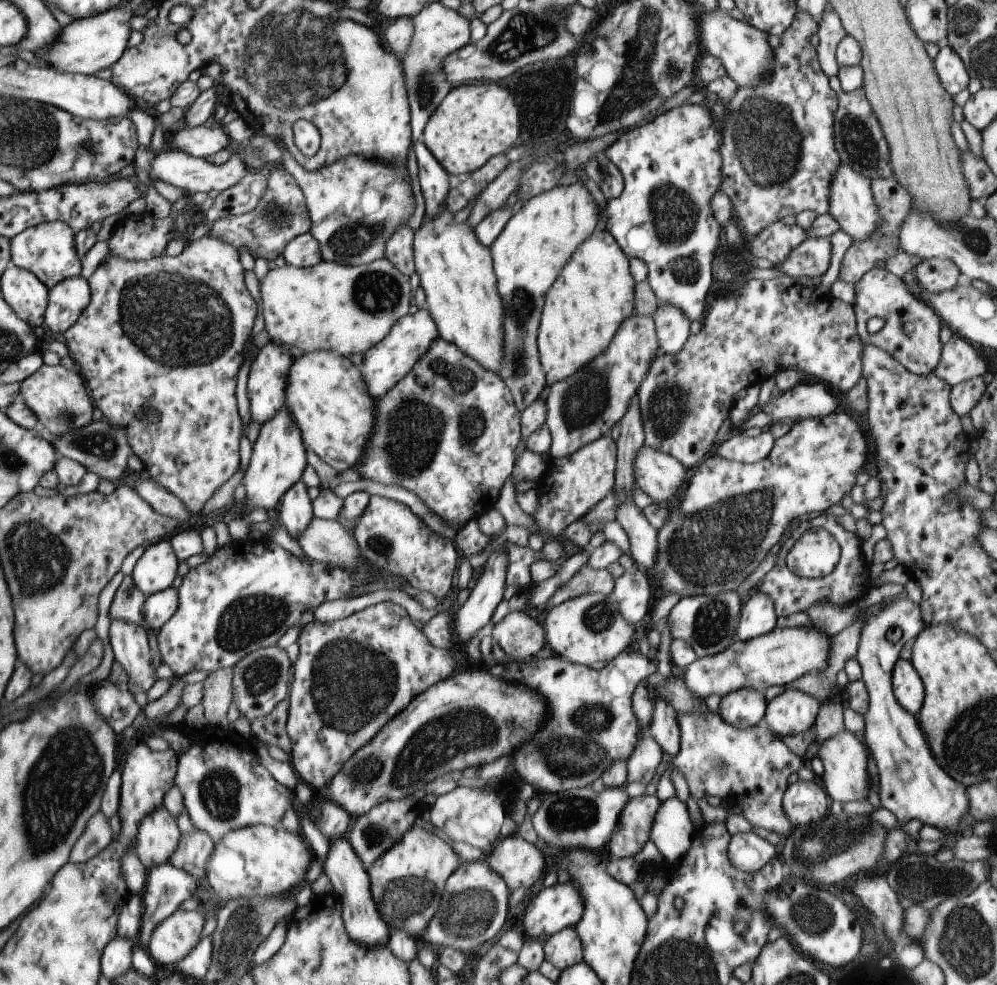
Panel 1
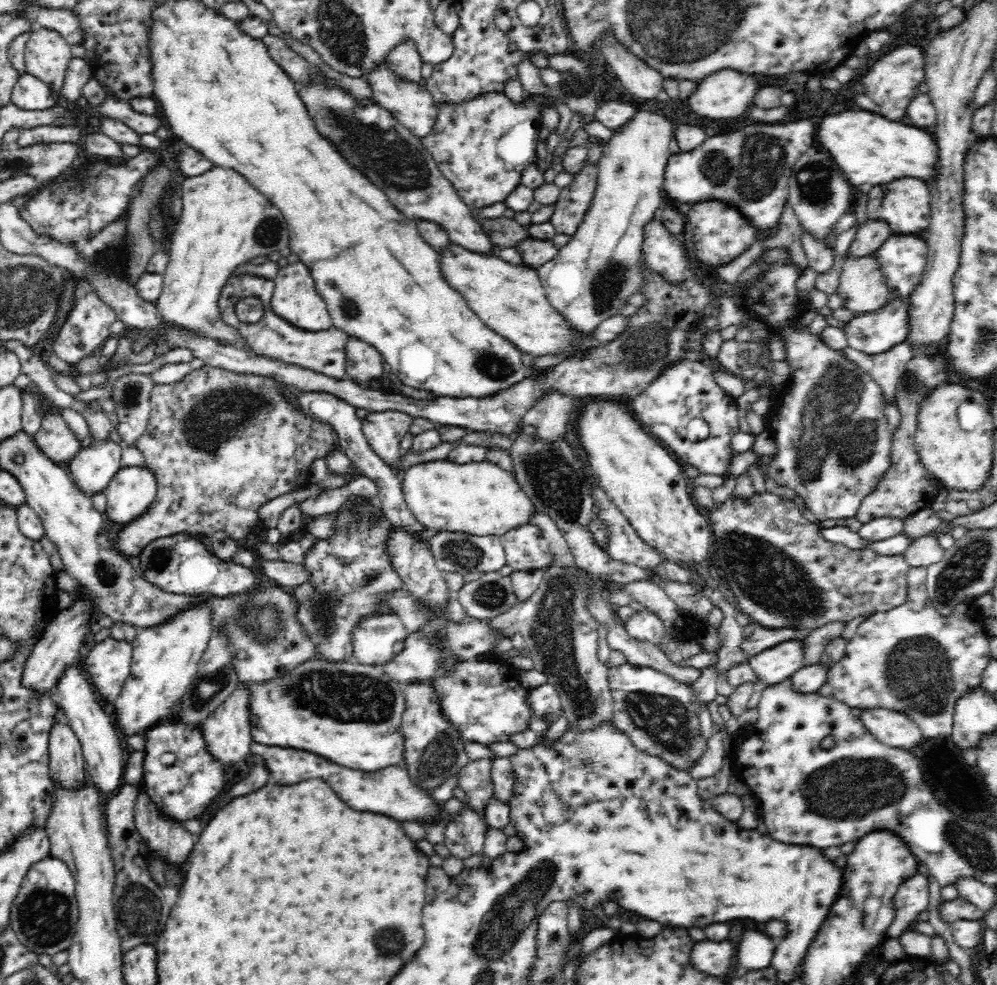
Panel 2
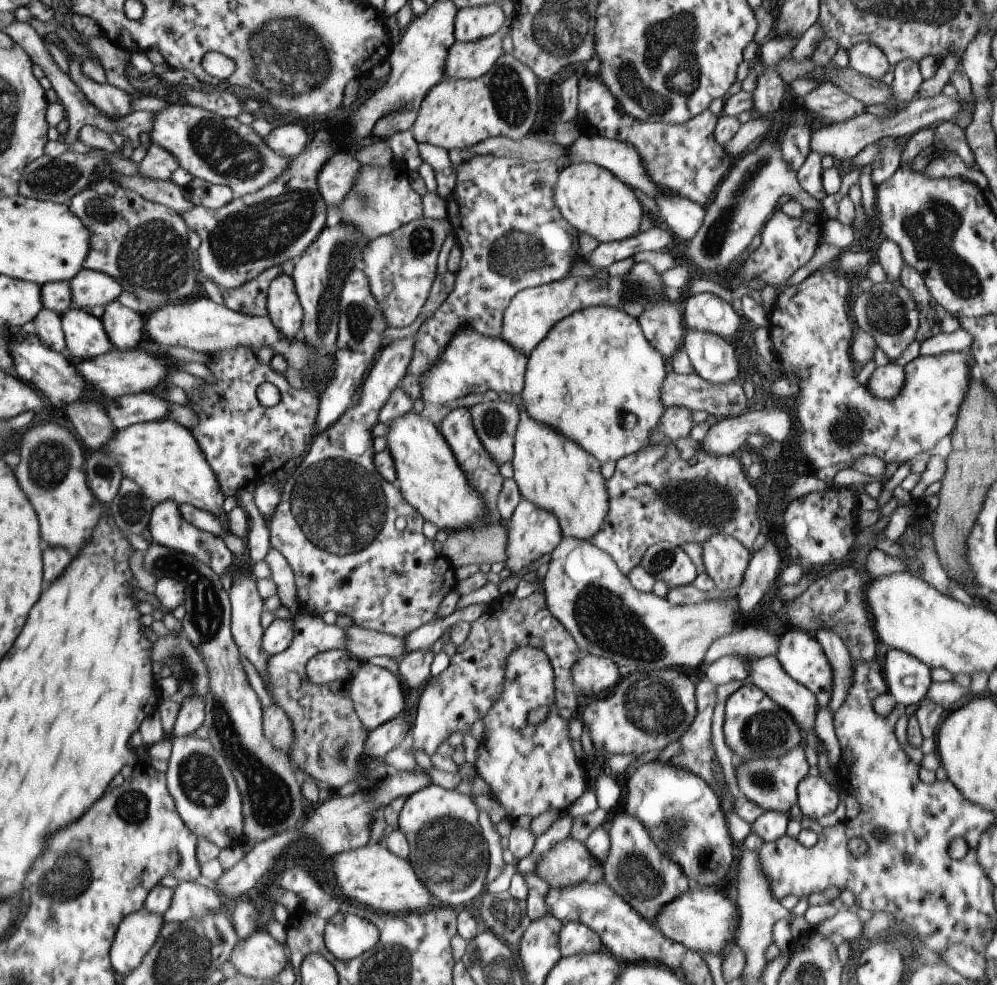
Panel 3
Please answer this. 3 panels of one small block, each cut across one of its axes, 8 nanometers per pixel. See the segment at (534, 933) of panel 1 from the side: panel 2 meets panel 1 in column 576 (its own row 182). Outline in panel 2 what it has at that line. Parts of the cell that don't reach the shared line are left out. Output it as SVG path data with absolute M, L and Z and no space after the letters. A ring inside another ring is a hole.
M913 176L896 178L886 184L871 186L866 214L869 220L882 220L894 234L923 235L931 218L929 185Z

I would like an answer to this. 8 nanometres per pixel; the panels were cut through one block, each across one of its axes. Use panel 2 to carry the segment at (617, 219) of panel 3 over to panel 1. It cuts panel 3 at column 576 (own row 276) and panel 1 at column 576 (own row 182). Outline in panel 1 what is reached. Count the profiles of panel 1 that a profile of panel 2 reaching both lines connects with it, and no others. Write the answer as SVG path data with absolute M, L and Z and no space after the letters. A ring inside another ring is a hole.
M577 181L571 185L554 187L527 200L518 212L508 219L504 230L490 246L498 292L505 310L505 357L498 374L510 389L513 401L521 412L547 391L545 372L542 370L537 349L537 334L546 294L560 276L572 253L600 226L596 201L586 189L586 185Z

